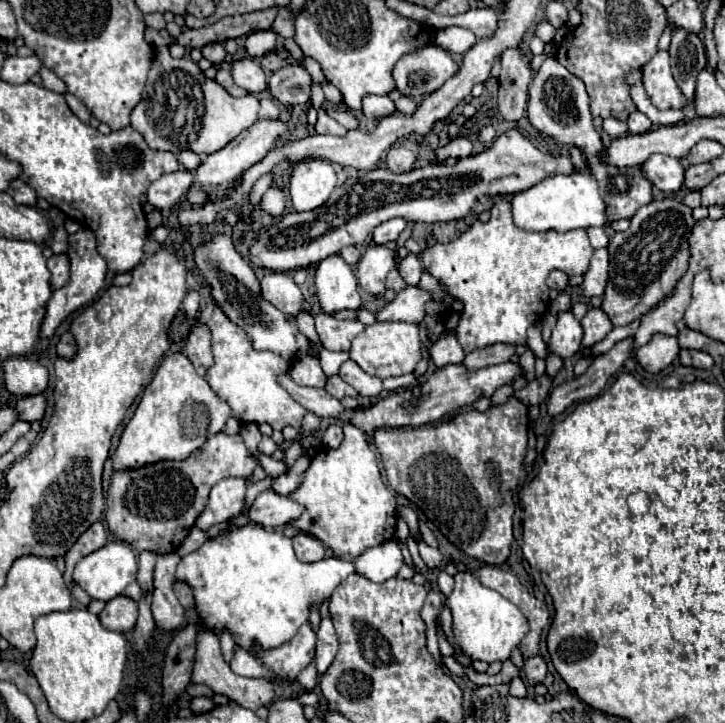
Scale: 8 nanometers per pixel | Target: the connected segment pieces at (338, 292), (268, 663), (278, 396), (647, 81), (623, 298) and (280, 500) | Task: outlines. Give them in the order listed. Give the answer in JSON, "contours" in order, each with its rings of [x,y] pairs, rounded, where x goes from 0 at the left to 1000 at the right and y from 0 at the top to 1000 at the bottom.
{"contours":[[[[457,351],[437,365],[434,396],[443,426],[451,434],[498,426],[498,409],[487,371],[470,357],[470,351]]],[[[421,860],[410,880],[404,880],[399,888],[374,896],[374,899],[363,899],[354,888],[346,893],[349,907],[371,927],[377,927],[382,932],[382,938],[388,938],[388,943],[401,946],[410,932],[423,924],[434,907],[434,874],[429,869],[429,860]]],[[[294,418],[277,429],[274,445],[286,448],[294,462],[291,473],[297,503],[286,512],[283,526],[319,562],[321,575],[332,586],[374,586],[377,595],[390,595],[396,586],[415,592],[415,578],[423,567],[382,531],[382,517],[399,515],[401,503],[390,495],[382,495],[382,490],[349,484],[349,479],[343,479],[343,467],[338,467],[338,462],[332,462],[332,456],[327,456],[327,451],[321,451],[321,445],[316,445],[316,440],[310,440],[310,434],[305,434],[305,426]]],[[[906,72],[890,91],[887,91],[887,116],[903,149],[948,149],[945,133],[939,122],[931,116],[923,94],[923,72]]],[[[931,274],[901,277],[873,302],[865,321],[851,321],[840,335],[840,390],[829,429],[846,451],[865,451],[884,443],[895,429],[928,404],[950,362],[950,324],[959,313],[953,288]]],[[[377,678],[360,680],[349,700],[343,703],[341,716],[357,728],[374,728],[374,730],[390,730],[399,719],[415,714],[418,700],[404,694],[396,686],[385,686]]]]}

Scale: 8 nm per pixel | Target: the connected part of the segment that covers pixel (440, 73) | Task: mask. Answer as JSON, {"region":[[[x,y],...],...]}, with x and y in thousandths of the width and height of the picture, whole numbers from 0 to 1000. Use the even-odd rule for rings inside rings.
{"region":[[[583,64],[553,77],[539,102],[553,130],[581,136],[608,122],[630,97],[630,89],[617,72],[600,64]]]}

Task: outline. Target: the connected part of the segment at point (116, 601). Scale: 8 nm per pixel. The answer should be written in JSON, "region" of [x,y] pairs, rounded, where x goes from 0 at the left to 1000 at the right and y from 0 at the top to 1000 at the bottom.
{"region":[[[161,824],[145,835],[137,858],[142,869],[175,877],[178,871],[183,871],[189,858],[189,833],[178,824]]]}

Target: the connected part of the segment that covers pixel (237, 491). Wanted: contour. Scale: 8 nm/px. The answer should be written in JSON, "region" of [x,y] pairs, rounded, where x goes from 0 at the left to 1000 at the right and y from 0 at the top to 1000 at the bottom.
{"region":[[[316,660],[302,665],[288,683],[283,705],[272,716],[269,728],[274,733],[288,733],[291,728],[332,711],[338,692],[338,672],[334,661]]]}

